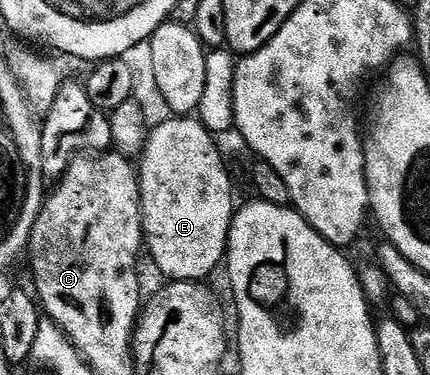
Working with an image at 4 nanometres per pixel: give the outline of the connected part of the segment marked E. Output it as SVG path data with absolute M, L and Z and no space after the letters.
M171 118L150 129L137 164L139 206L143 210L143 238L151 260L167 275L168 281L206 281L215 267L224 263L231 219L237 203L231 193L231 176L223 165L223 156L215 145L216 137L198 118Z

